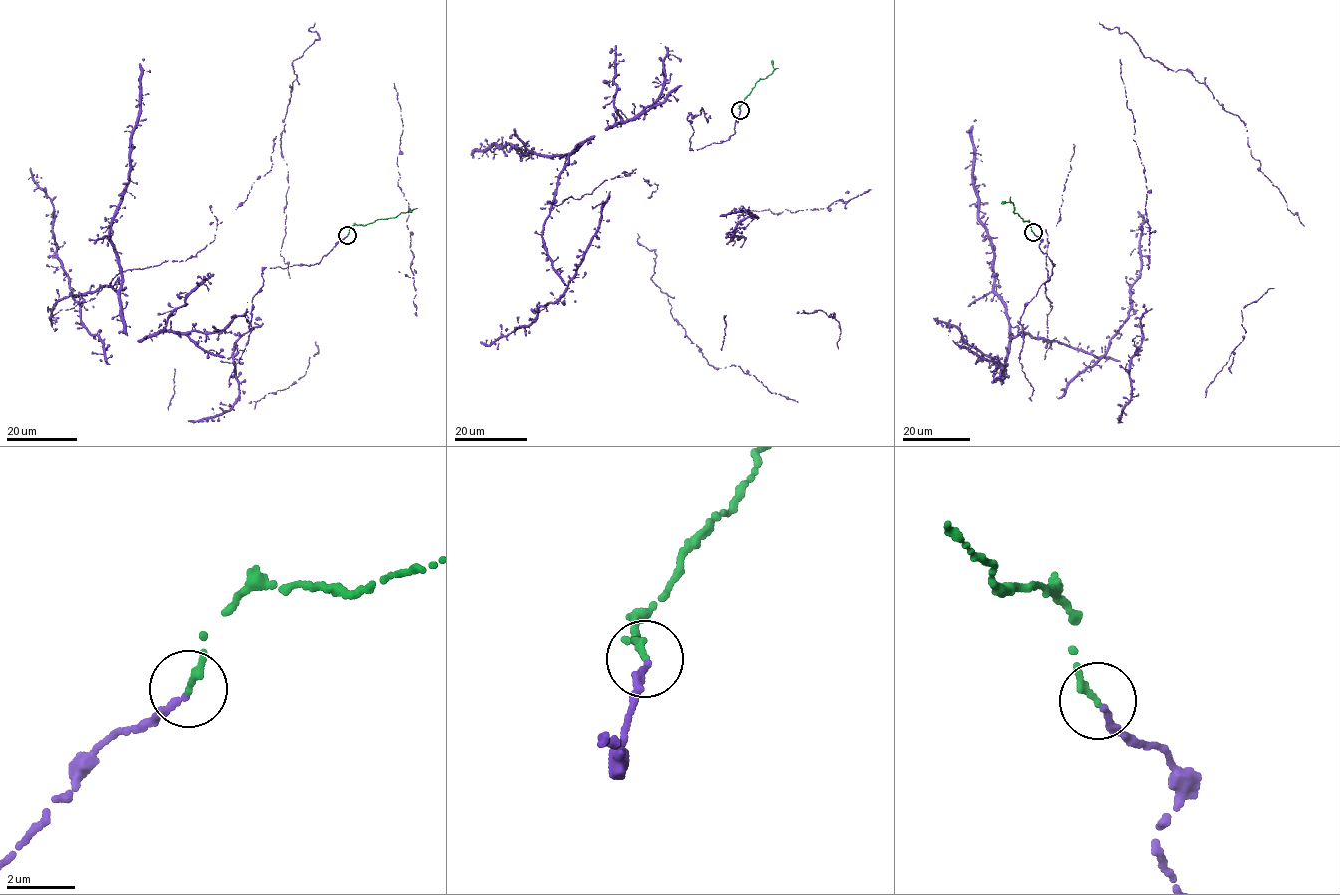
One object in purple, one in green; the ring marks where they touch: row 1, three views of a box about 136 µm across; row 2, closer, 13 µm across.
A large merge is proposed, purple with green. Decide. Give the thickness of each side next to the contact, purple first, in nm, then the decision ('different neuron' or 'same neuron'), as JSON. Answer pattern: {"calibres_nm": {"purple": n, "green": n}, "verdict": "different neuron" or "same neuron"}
{"calibres_nm": {"purple": 220, "green": 200}, "verdict": "same neuron"}

